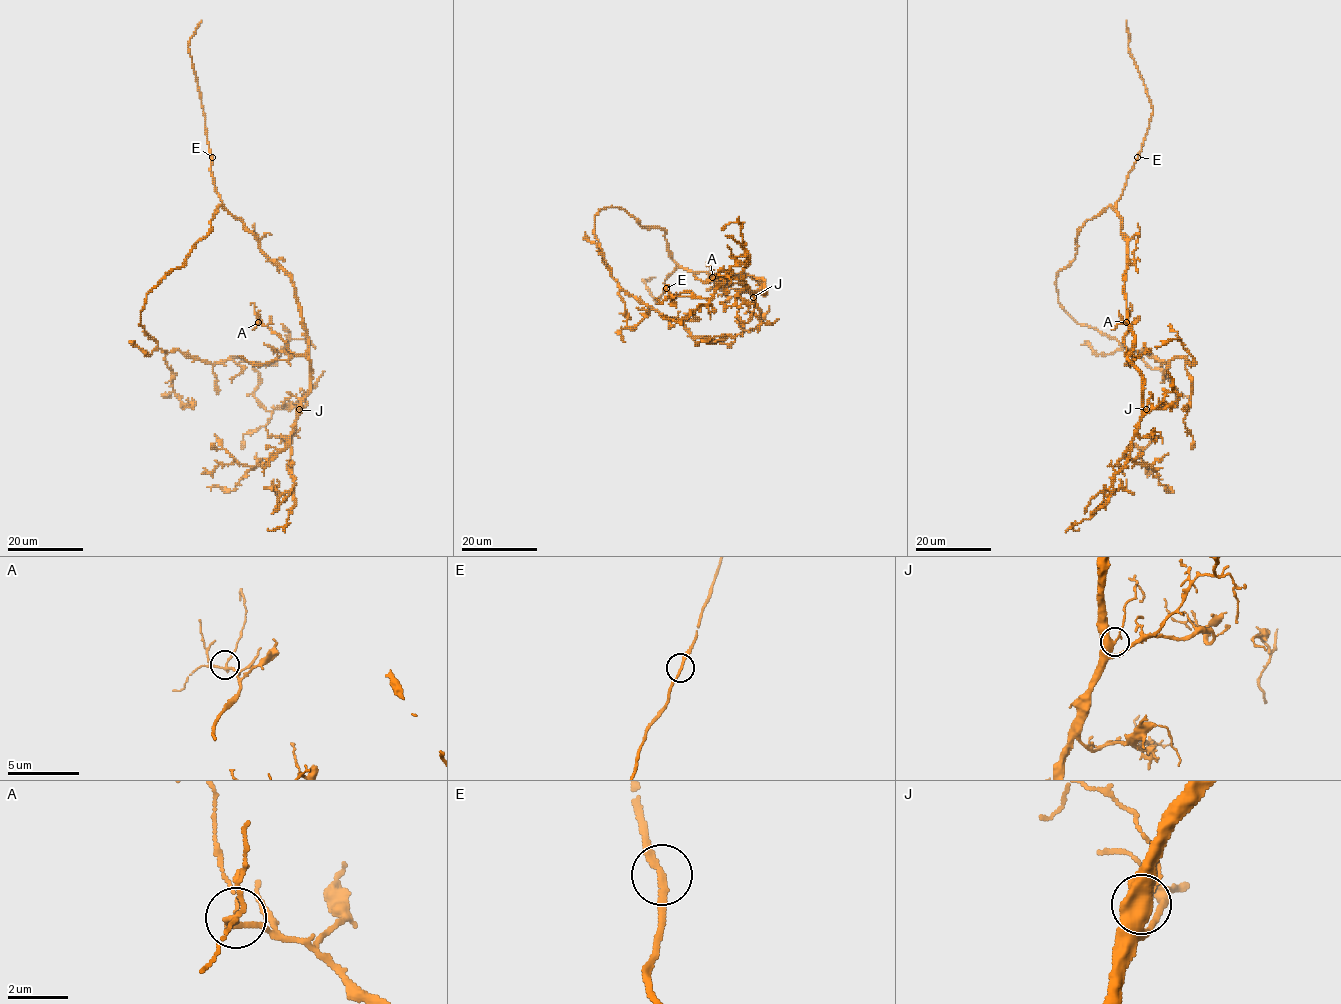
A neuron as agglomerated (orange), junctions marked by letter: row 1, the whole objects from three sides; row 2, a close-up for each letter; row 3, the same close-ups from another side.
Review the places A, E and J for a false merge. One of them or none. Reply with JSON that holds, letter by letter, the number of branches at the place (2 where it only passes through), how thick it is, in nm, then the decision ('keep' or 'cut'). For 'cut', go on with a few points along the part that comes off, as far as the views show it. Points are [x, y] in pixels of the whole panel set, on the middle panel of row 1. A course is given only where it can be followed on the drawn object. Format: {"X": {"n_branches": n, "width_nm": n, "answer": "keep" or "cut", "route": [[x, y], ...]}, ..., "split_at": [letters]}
{"A": {"n_branches": 3, "width_nm": 140, "answer": "keep"}, "E": {"n_branches": 2, "width_nm": 170, "answer": "keep"}, "J": {"n_branches": 2, "width_nm": 440, "answer": "keep"}, "split_at": []}

